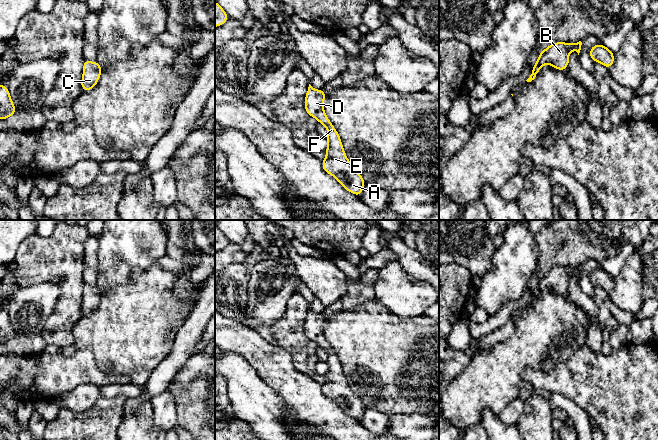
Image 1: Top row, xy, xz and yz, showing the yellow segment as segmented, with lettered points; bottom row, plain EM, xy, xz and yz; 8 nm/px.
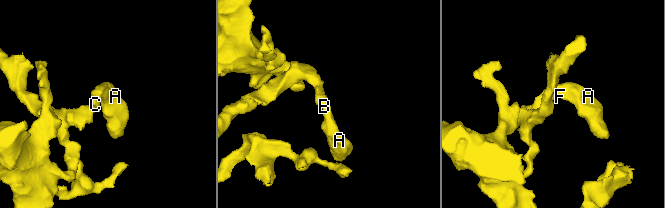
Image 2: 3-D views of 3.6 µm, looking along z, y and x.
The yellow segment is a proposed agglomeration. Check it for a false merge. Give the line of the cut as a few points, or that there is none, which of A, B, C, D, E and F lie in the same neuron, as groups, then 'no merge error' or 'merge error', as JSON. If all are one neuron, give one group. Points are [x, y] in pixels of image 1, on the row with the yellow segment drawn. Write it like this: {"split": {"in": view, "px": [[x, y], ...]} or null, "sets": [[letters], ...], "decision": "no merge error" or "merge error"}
{"split": null, "sets": [["A", "B", "C", "D", "E", "F"]], "decision": "no merge error"}

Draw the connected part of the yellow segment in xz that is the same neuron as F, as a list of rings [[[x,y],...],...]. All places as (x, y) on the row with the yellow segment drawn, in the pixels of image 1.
[[[309,84],[305,97],[305,111],[323,124],[328,131],[328,147],[325,150],[327,157],[322,160],[322,168],[334,176],[348,192],[360,197],[365,181],[350,164],[340,136],[324,112],[323,101],[326,95],[323,90],[316,90]]]

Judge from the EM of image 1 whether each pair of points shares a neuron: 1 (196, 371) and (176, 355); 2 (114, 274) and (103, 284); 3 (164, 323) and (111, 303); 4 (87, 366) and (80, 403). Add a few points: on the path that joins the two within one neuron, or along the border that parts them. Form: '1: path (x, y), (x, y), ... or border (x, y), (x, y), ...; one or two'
1: border (193, 353), (172, 381); two
2: path (111, 277), (106, 281); one
3: path (151, 323), (134, 323), (124, 313); one
4: border (99, 387), (82, 383), (62, 393); two

